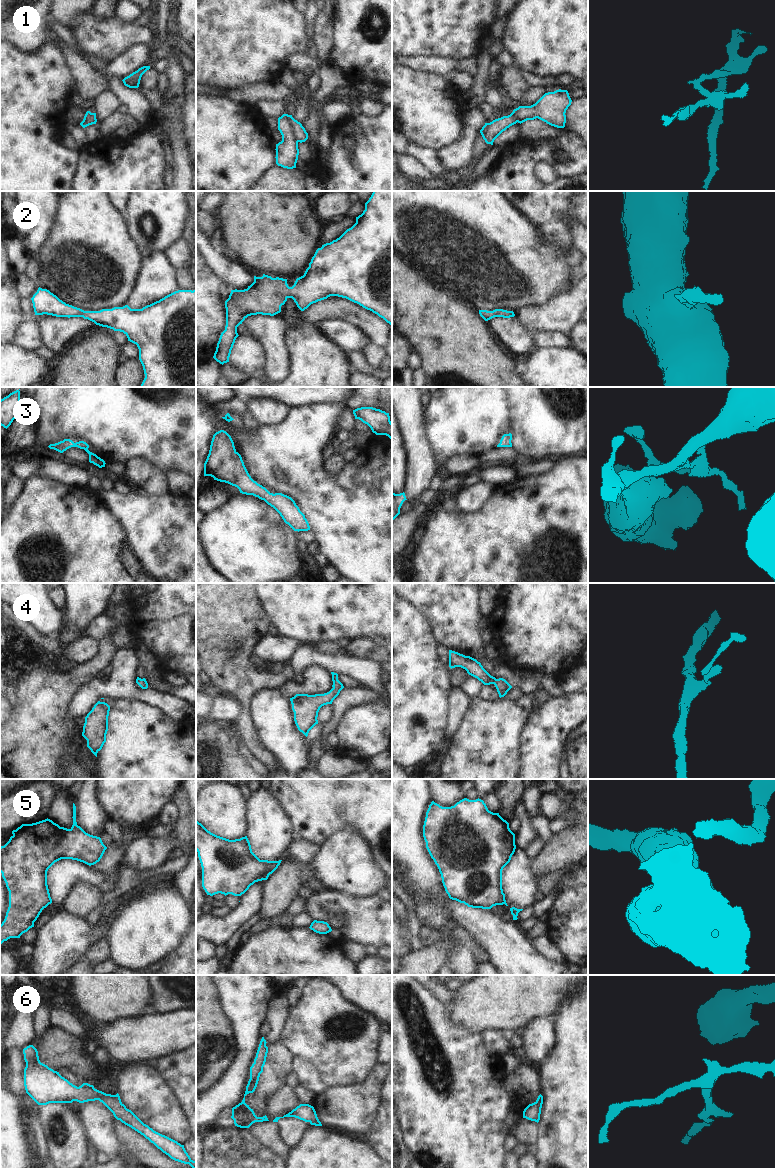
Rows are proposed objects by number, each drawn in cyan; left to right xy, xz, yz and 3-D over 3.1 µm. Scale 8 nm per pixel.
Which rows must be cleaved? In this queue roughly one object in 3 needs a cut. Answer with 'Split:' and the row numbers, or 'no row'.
Split: 1, 5

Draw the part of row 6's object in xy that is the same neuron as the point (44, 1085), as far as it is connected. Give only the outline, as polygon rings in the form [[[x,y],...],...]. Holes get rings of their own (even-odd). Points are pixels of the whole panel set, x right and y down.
[[[33,1045],[24,1048],[23,1054],[26,1062],[24,1069],[25,1090],[38,1105],[72,1103],[73,1101],[84,1103],[99,1100],[117,1120],[143,1135],[171,1159],[196,1168],[196,1161],[190,1158],[184,1145],[144,1124],[131,1110],[126,1108],[118,1093],[116,1095],[106,1094],[88,1083],[83,1083],[79,1087],[73,1085],[59,1072],[41,1063],[38,1051]]]

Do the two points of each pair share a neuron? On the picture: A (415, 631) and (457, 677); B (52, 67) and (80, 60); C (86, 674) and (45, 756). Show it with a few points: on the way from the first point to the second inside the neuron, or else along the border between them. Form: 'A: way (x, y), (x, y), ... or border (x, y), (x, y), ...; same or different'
A: border (450, 669), (450, 684), (452, 687); different
B: border (56, 42), (61, 47), (76, 82); different
C: way (65, 692), (45, 712), (45, 735); same

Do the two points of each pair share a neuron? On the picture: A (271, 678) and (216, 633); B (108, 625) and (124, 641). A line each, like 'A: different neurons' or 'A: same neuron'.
A: same neuron
B: same neuron

